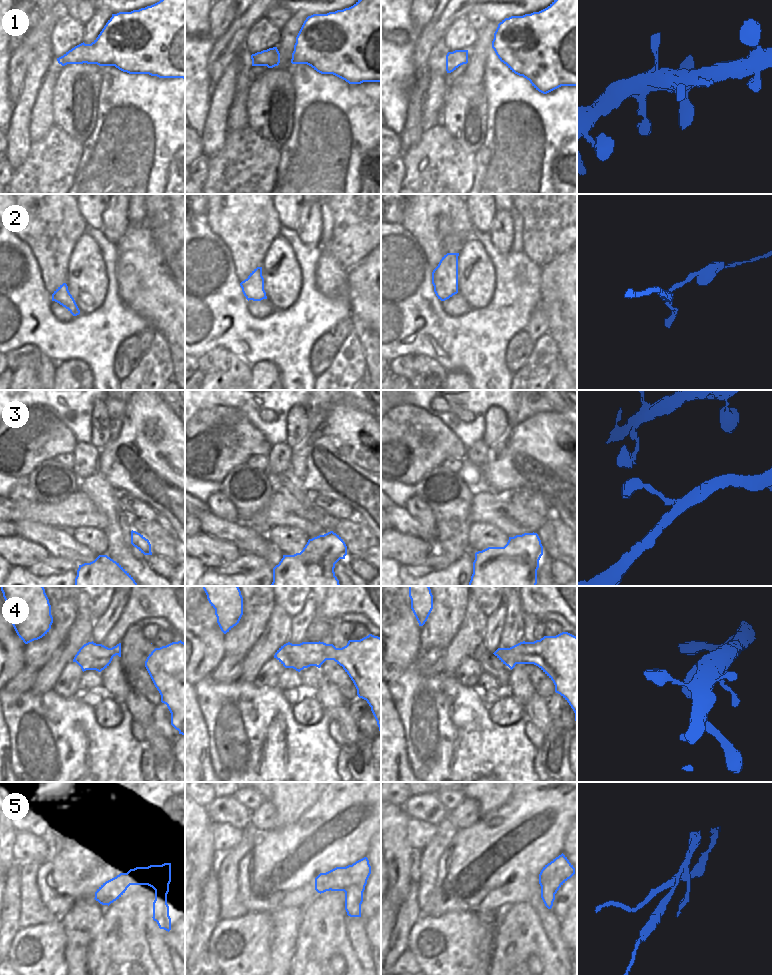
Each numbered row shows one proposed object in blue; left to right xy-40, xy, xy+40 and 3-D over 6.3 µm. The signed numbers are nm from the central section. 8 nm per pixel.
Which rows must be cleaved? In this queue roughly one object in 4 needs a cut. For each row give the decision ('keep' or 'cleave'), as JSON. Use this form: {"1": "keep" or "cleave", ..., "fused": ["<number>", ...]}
{"1": "keep", "2": "keep", "3": "keep", "4": "keep", "5": "cleave", "fused": ["5"]}

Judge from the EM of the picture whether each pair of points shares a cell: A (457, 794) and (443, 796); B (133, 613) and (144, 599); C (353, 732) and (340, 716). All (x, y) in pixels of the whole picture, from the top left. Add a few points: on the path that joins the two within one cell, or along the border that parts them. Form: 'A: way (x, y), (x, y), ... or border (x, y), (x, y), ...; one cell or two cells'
A: way (454, 795), (446, 796); one cell
B: way (136, 610), (143, 602); one cell
C: way (349, 728), (344, 720); one cell

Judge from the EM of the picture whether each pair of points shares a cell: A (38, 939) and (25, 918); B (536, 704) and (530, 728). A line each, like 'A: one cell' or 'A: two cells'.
A: two cells
B: two cells

